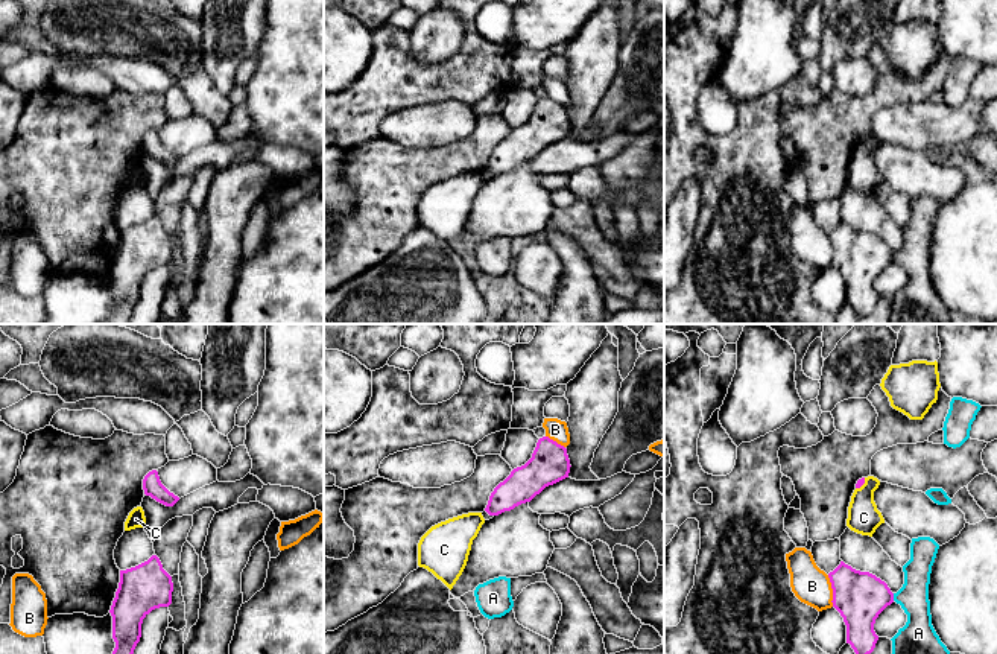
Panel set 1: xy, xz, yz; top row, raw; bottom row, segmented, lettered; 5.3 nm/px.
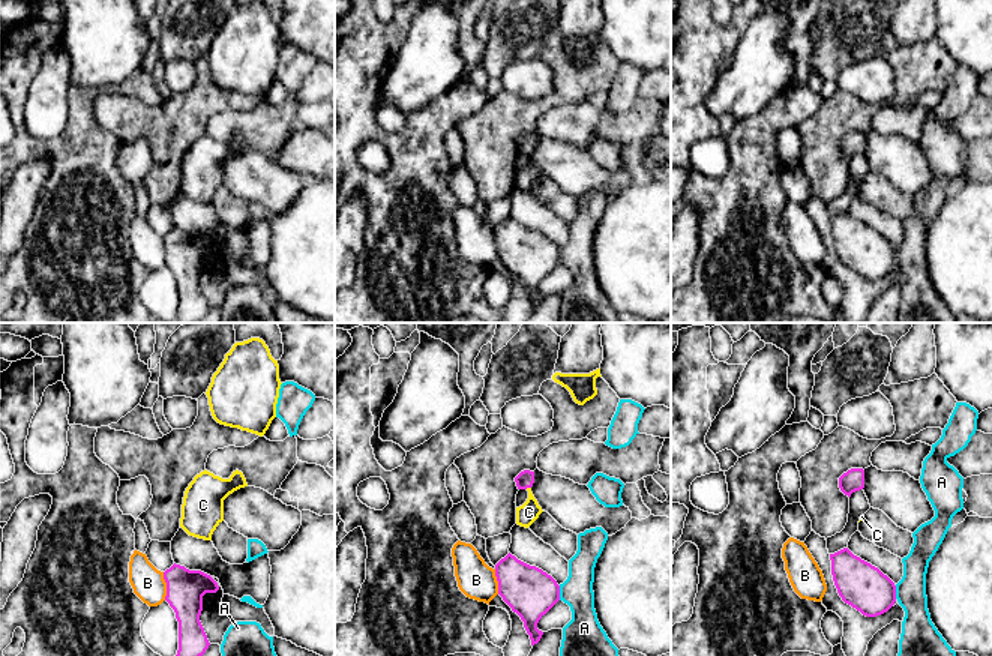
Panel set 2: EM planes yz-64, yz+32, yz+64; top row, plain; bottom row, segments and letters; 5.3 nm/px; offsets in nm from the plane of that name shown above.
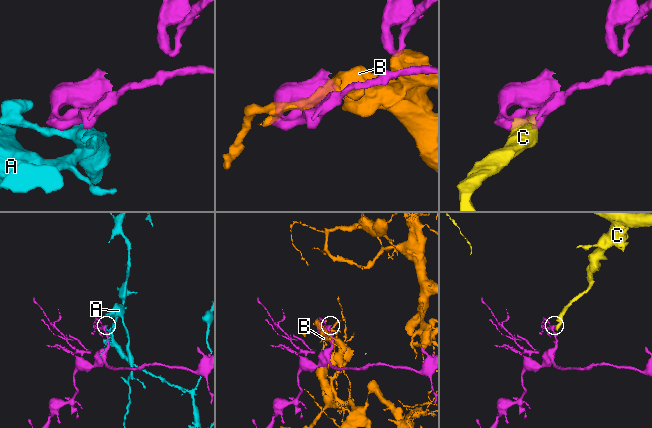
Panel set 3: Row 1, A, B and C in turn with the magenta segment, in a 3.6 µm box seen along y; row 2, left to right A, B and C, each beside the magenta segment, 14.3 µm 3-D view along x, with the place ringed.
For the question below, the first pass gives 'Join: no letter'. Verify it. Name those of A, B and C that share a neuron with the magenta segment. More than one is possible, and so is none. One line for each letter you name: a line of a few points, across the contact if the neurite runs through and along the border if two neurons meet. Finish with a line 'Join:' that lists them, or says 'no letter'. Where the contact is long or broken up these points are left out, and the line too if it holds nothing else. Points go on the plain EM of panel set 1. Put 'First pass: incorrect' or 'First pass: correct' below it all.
Join: no letter
First pass: correct

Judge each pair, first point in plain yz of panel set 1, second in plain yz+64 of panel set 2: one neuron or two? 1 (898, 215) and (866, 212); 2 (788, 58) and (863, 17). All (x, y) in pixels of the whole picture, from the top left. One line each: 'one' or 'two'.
1: two
2: two

